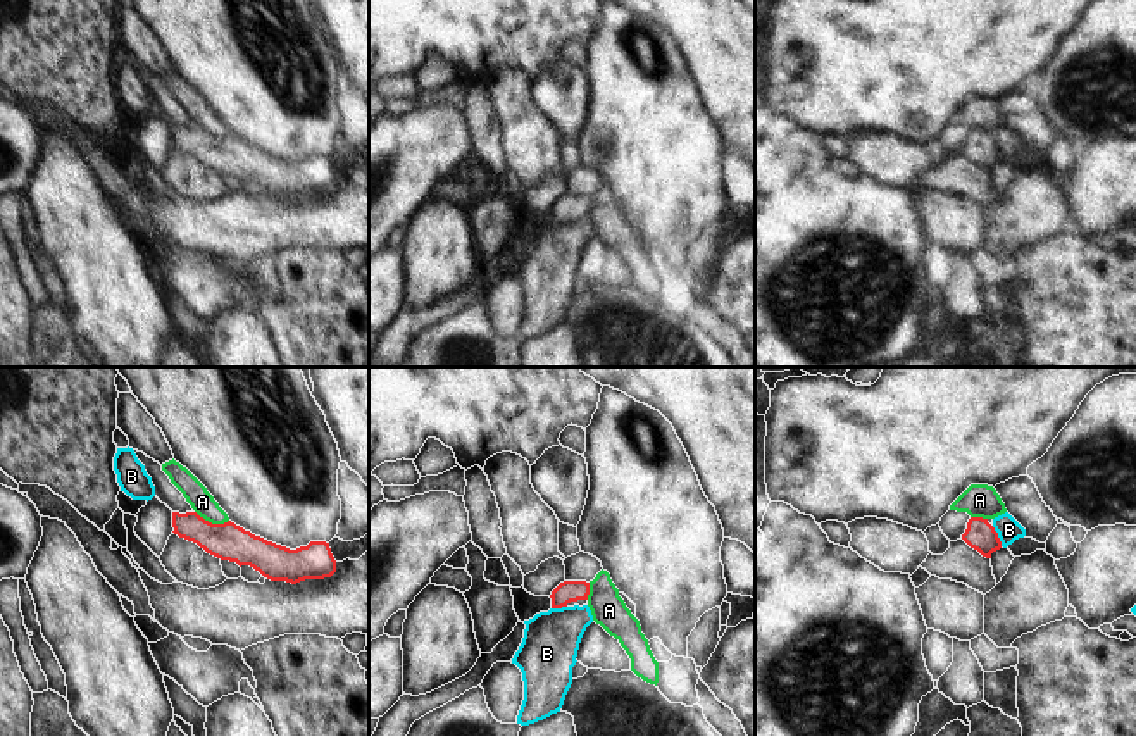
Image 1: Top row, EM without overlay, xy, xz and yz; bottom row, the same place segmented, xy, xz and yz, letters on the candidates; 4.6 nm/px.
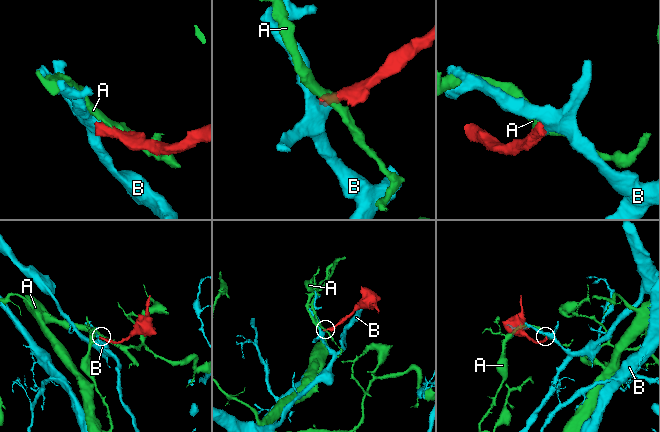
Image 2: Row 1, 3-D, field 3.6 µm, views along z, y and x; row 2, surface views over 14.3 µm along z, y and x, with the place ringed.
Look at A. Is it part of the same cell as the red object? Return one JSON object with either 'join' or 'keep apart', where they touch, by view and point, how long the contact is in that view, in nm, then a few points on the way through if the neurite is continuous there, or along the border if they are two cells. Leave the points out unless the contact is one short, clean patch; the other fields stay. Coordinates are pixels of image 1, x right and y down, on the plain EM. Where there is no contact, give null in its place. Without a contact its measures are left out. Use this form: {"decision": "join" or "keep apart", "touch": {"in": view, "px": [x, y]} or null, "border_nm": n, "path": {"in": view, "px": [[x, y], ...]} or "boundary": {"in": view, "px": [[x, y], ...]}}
{"decision": "keep apart", "touch": {"in": "xy", "px": [211, 137]}, "border_nm": 170, "boundary": {"in": "xy", "px": [[195, 124], [212, 137], [228, 135]]}}

